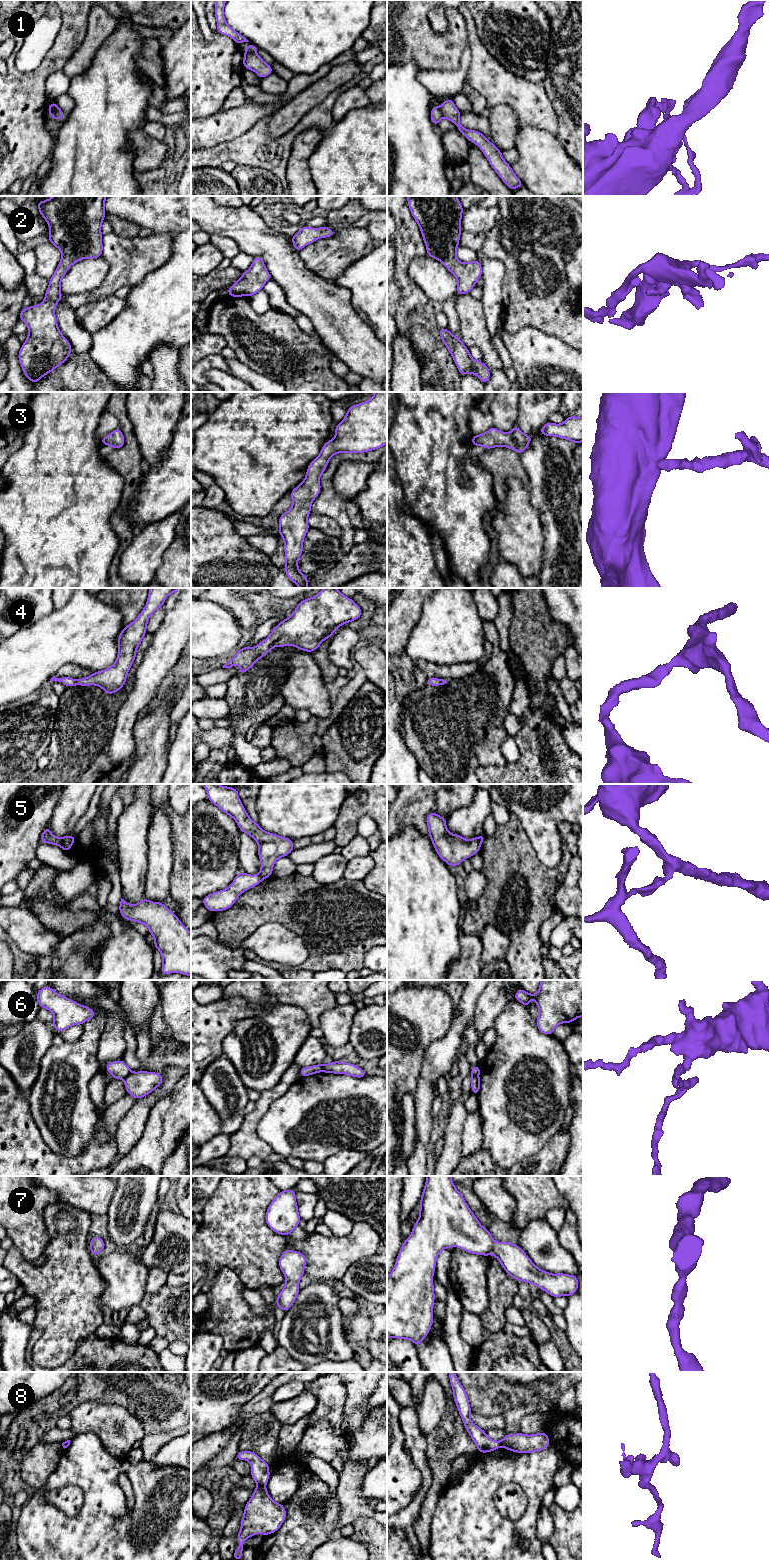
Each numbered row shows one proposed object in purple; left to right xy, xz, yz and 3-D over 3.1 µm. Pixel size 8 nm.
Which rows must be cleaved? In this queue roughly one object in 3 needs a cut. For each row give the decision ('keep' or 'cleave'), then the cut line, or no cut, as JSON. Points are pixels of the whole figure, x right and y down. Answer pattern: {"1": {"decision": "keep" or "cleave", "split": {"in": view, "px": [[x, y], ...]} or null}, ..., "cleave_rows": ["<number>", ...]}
{"1": {"decision": "cleave", "split": {"in": "xy", "px": [[50, 112], [59, 110], [63, 115]]}}, "2": {"decision": "keep", "split": null}, "3": {"decision": "keep", "split": null}, "4": {"decision": "keep", "split": null}, "5": {"decision": "cleave", "split": {"in": "xy", "px": [[64, 837], [60, 845]]}}, "6": {"decision": "cleave", "split": {"in": "xy", "px": [[131, 1072], [123, 1078]]}}, "7": {"decision": "keep", "split": null}, "8": {"decision": "cleave", "split": {"in": "xz", "px": [[258, 1485], [264, 1486]]}}, "cleave_rows": ["1", "5", "6", "8"]}

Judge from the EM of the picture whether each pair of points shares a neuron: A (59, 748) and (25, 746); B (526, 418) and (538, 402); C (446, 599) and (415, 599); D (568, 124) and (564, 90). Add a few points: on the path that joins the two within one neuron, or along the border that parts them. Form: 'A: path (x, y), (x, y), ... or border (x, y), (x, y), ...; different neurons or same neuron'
A: border (54, 725), (50, 743), (45, 754); different neurons
B: path (530, 414), (535, 406); same neuron
C: border (427, 598), (423, 603), (421, 615), (417, 621); different neurons
D: path (568, 116), (568, 98); same neuron

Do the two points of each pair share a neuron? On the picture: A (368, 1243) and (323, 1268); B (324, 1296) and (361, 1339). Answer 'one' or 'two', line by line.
A: one
B: two

